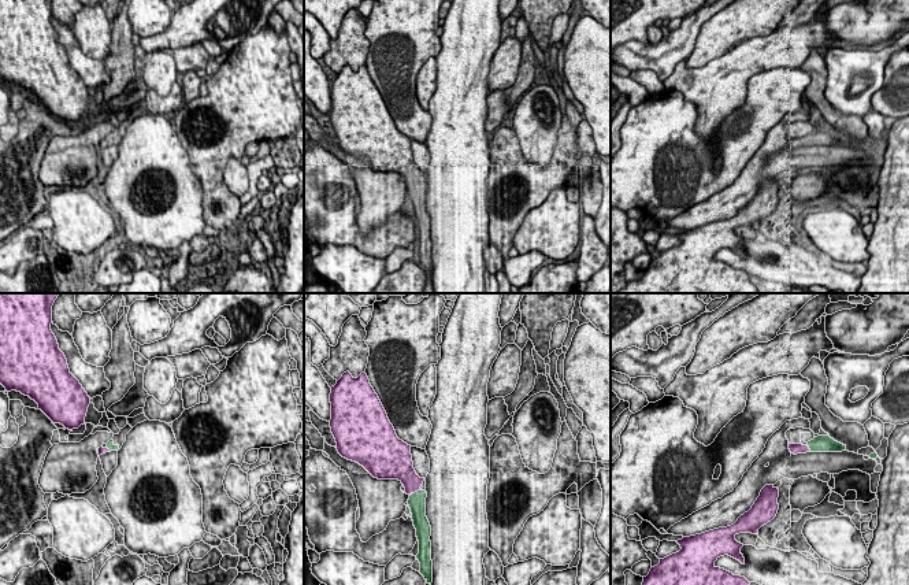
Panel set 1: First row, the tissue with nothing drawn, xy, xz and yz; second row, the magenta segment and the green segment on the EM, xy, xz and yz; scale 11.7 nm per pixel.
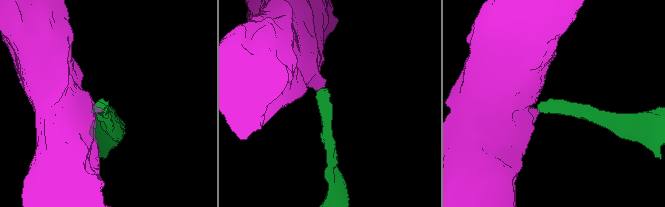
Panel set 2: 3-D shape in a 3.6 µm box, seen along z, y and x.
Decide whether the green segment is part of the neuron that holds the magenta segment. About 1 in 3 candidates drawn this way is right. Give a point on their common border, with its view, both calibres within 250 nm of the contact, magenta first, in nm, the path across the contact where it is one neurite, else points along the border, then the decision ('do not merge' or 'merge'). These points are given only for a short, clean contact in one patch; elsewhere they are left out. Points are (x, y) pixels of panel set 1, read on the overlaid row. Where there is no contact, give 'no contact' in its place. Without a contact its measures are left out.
contact xz (416, 491); calibres 240 and 200 nm; way xz (405, 473), (416, 491), (416, 502); merge

